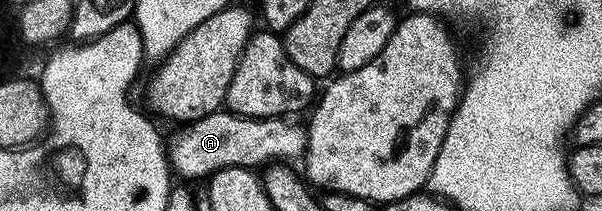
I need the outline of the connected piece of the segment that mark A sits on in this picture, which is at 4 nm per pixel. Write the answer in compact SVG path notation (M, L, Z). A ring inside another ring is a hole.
M227 109L216 110L210 116L187 123L184 130L167 147L171 169L184 178L207 179L227 166L264 168L269 164L284 164L288 158L303 159L308 148L308 136L303 125L287 117L244 118Z

